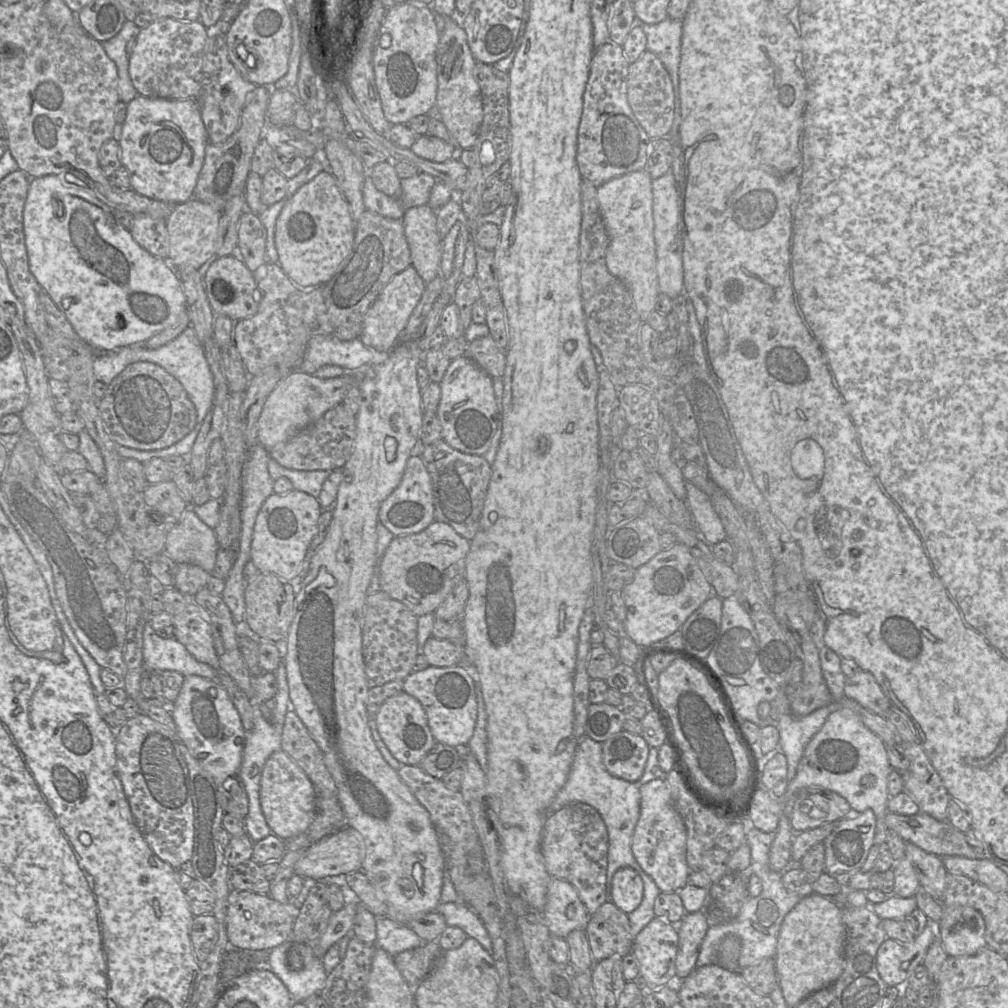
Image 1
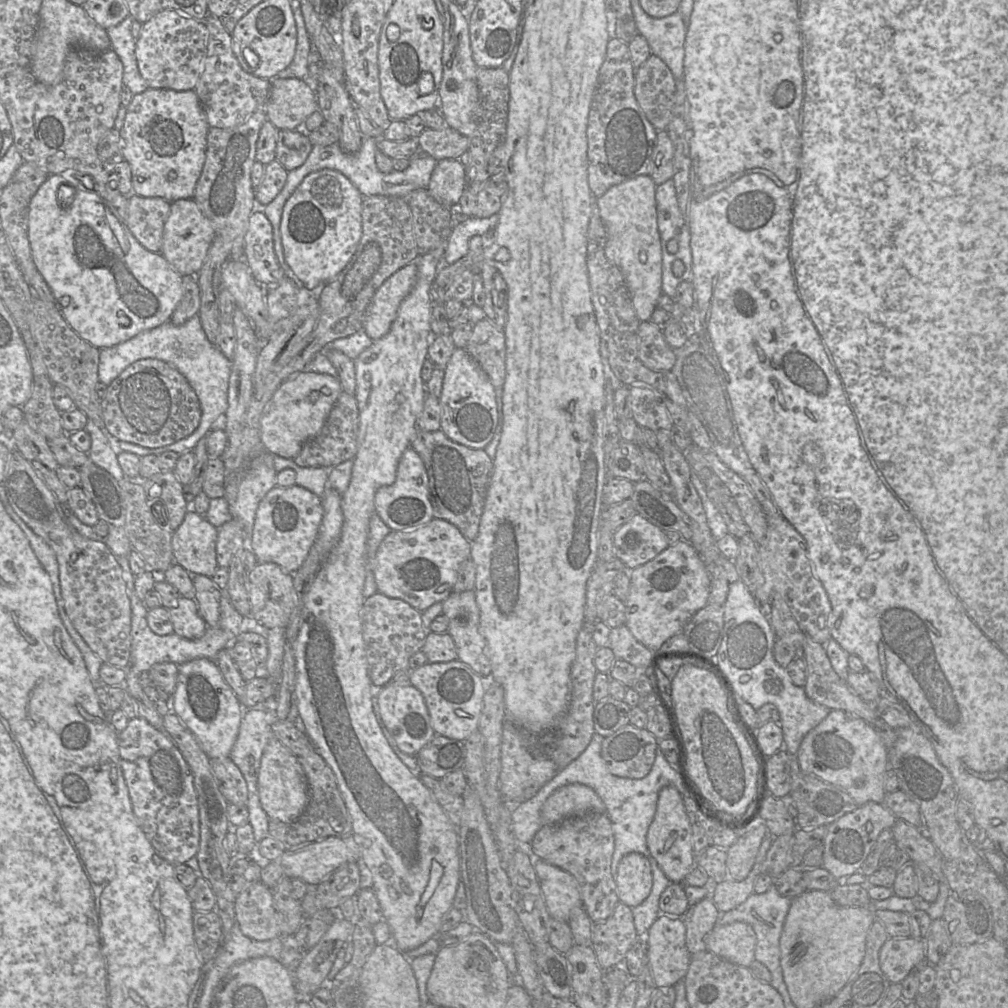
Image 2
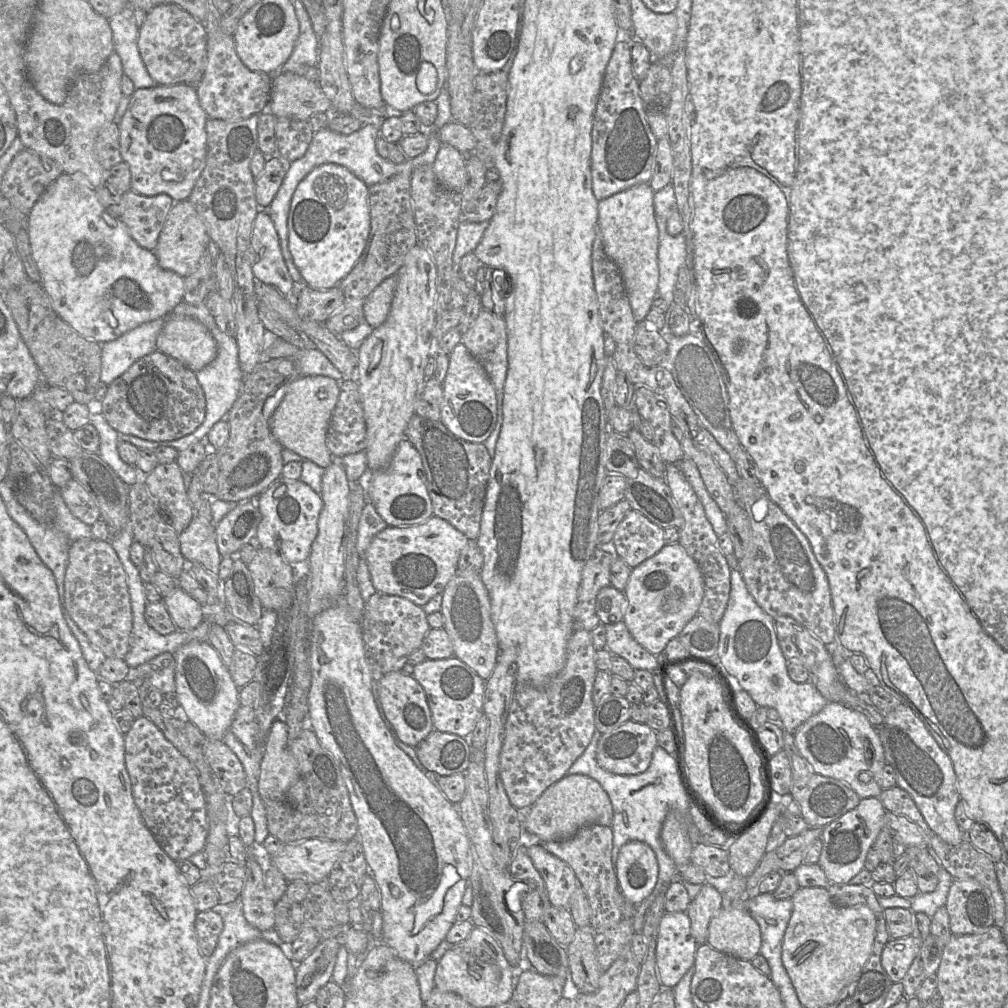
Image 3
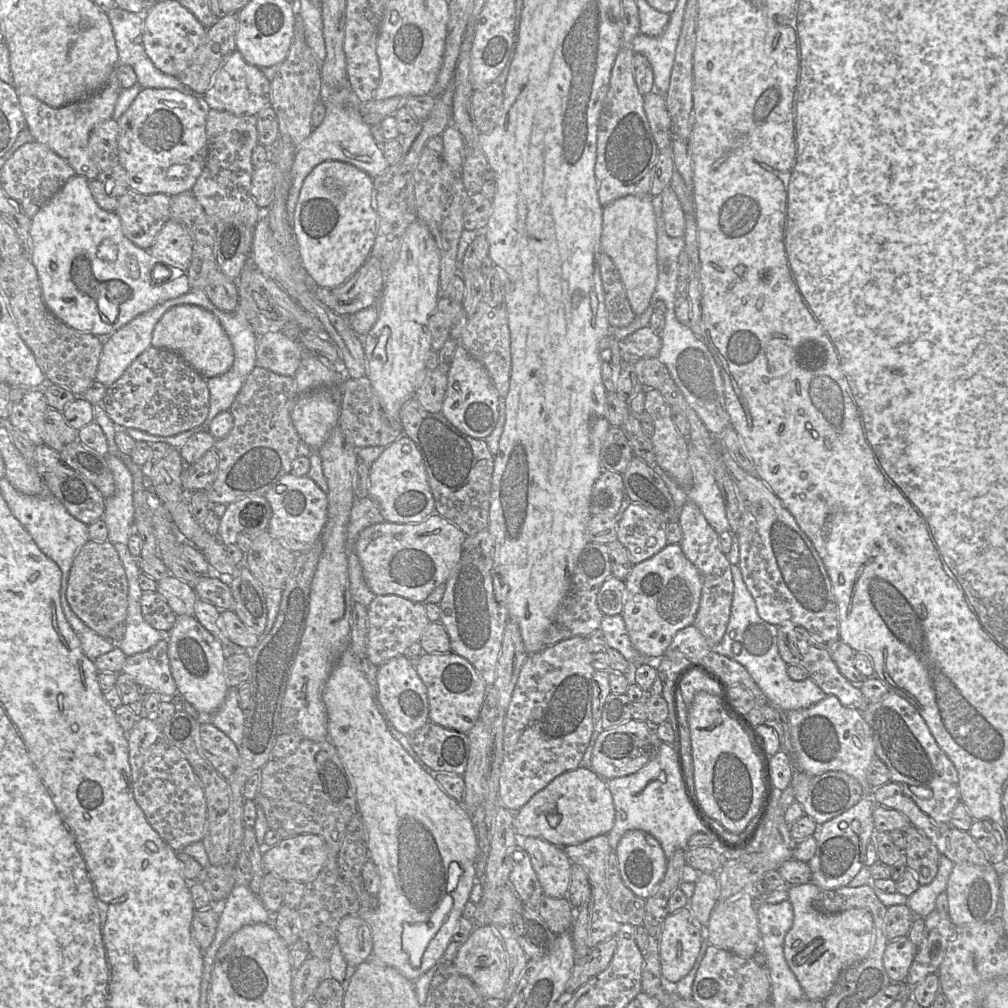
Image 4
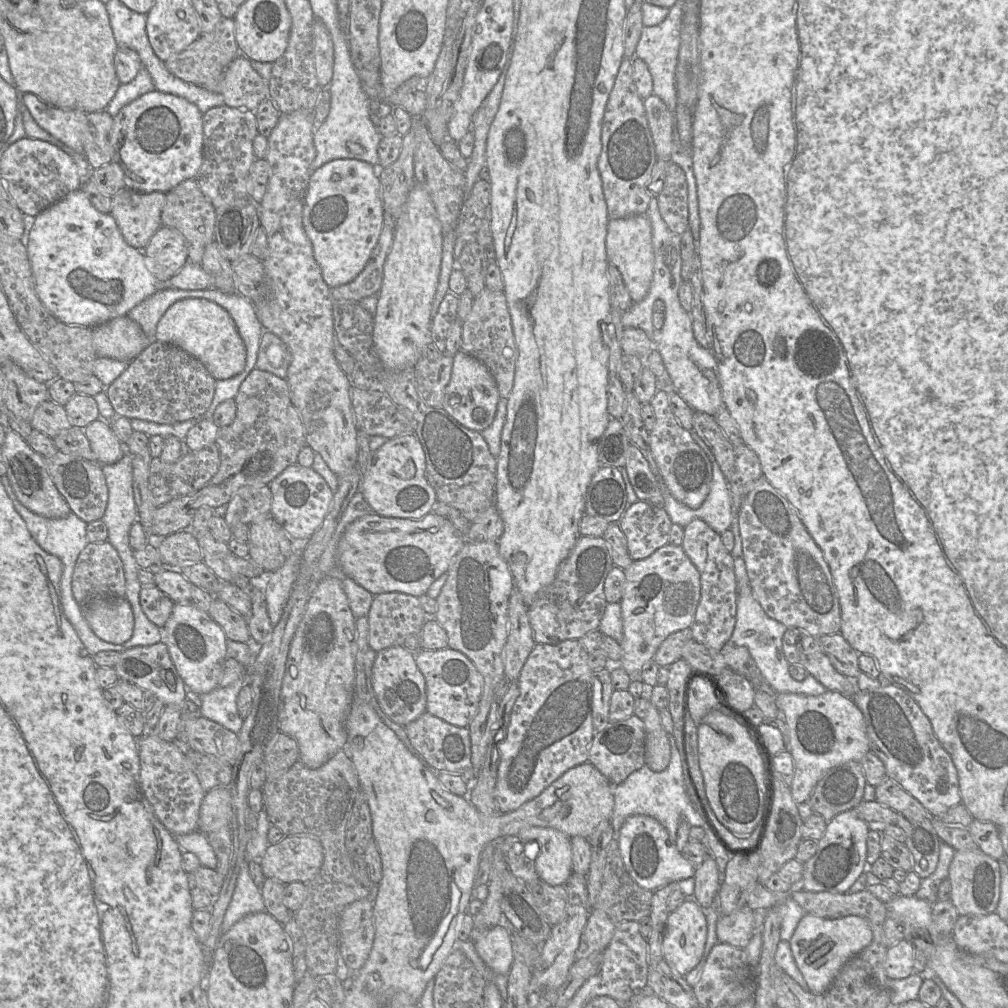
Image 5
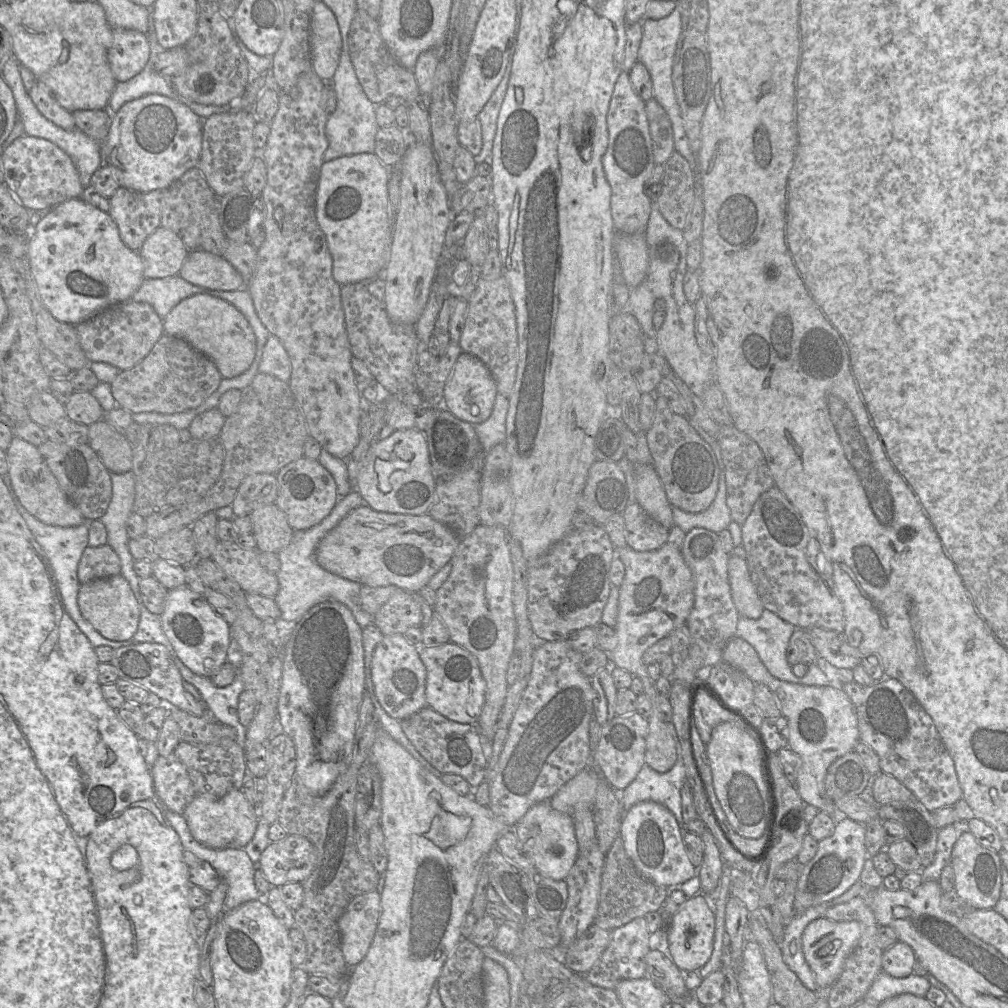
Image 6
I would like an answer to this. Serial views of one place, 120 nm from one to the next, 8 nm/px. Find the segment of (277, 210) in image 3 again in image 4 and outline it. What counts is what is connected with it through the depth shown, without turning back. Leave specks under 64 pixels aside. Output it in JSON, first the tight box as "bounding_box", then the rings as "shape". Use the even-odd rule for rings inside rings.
{"bounding_box":[286,77,391,232],"shape":[[[347,77],[347,84],[339,87],[338,89],[328,89],[328,91],[322,90],[322,100],[320,100],[320,101],[323,101],[325,106],[326,106],[325,118],[324,118],[323,122],[320,124],[319,127],[316,127],[316,128],[313,129],[311,135],[306,140],[304,140],[300,145],[296,146],[297,149],[296,149],[295,158],[294,158],[294,162],[293,162],[292,169],[291,169],[292,184],[291,184],[291,188],[289,190],[289,194],[288,194],[288,198],[287,198],[286,209],[287,209],[287,215],[288,215],[288,218],[289,218],[289,222],[290,222],[290,225],[292,227],[292,232],[293,232],[293,216],[294,216],[294,211],[295,211],[296,204],[297,204],[297,201],[298,201],[298,198],[299,198],[300,190],[301,190],[301,188],[303,186],[303,183],[304,183],[304,180],[306,179],[306,177],[310,174],[310,172],[318,164],[320,164],[320,163],[322,163],[324,161],[332,161],[332,160],[346,162],[346,163],[349,163],[349,164],[363,170],[368,175],[370,175],[372,178],[375,178],[375,177],[383,174],[388,169],[388,167],[391,166],[391,165],[389,165],[386,158],[384,157],[381,146],[379,146],[376,143],[376,141],[374,140],[374,138],[373,138],[373,135],[371,133],[371,128],[370,128],[371,126],[366,124],[364,122],[364,120],[363,120],[363,116],[362,116],[362,114],[360,112],[360,109],[359,109],[359,105],[360,105],[361,102],[358,99],[358,97],[356,96],[356,94],[354,93],[354,91],[350,88],[349,82],[348,82],[348,77]]]}

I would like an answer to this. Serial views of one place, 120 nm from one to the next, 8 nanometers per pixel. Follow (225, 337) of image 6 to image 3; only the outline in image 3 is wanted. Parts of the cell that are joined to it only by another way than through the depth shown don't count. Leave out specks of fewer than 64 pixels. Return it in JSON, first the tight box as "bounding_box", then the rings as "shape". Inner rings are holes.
{"bounding_box":[156,317,217,372],"shape":[[[189,317],[166,322],[157,336],[156,349],[194,372],[212,362],[217,353],[206,326]]]}

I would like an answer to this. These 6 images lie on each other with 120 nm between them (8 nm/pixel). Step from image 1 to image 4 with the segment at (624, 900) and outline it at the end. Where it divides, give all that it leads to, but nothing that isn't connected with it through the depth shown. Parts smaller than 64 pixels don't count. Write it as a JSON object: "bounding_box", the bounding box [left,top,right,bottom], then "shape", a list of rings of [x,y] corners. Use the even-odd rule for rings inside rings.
{"bounding_box":[616,830,668,898],"shape":[[[630,830],[620,839],[616,854],[624,884],[640,898],[651,897],[668,864],[659,841],[643,830]]]}

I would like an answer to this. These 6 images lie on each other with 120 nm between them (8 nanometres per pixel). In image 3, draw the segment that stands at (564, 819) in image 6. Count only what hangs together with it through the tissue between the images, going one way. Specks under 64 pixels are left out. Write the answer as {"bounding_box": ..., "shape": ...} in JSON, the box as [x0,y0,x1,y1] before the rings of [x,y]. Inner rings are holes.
{"bounding_box":[528,843,579,909],"shape":[[[534,843],[529,846],[528,854],[544,880],[550,904],[569,909],[570,898],[579,883],[573,869],[565,861],[545,850],[541,843]]]}

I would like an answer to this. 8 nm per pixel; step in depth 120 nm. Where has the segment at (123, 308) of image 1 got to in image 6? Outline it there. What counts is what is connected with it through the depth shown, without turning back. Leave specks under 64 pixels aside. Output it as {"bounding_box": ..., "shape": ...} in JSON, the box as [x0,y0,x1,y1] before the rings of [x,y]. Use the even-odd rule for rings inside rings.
{"bounding_box":[27,198,244,325],"shape":[[[73,198],[67,200],[63,203],[56,205],[52,209],[47,210],[45,216],[37,223],[36,226],[29,224],[29,232],[27,233],[27,235],[29,240],[28,258],[32,275],[37,284],[39,296],[43,304],[53,315],[53,317],[55,317],[61,322],[77,325],[83,321],[92,318],[106,308],[109,308],[118,303],[129,301],[133,293],[145,279],[143,271],[143,261],[140,254],[138,253],[138,251],[133,251],[124,244],[124,242],[120,238],[116,223],[114,222],[110,214],[108,212],[101,211],[100,209],[92,206],[91,204],[88,204],[81,198]],[[201,249],[190,251],[178,274],[193,285],[212,290],[244,287],[242,276],[223,255]]]}

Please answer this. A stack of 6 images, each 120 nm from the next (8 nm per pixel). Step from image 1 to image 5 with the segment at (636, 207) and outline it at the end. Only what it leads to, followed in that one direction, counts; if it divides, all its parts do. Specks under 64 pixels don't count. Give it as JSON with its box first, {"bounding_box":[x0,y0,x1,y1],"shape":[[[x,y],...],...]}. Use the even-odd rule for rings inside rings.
{"bounding_box":[605,214,654,303],"shape":[[[646,214],[610,219],[607,225],[605,248],[608,262],[619,270],[634,303],[647,295],[654,273],[651,223]]]}

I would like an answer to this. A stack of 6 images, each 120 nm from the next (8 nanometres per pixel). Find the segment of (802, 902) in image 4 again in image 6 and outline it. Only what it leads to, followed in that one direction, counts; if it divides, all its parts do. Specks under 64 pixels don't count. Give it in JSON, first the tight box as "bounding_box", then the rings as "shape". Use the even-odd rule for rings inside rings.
{"bounding_box":[802,917,861,990],"shape":[[[820,917],[806,926],[802,934],[802,950],[821,990],[828,990],[837,981],[860,937],[861,925],[857,921],[833,921]]]}

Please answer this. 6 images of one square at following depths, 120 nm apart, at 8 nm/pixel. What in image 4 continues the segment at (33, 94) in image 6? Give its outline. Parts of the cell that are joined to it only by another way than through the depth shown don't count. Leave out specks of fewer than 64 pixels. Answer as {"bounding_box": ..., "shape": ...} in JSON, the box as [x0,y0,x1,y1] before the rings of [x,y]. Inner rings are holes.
{"bounding_box":[17,67,122,180],"shape":[[[118,67],[111,75],[108,83],[98,92],[80,101],[60,107],[52,107],[35,96],[17,91],[18,100],[26,122],[26,129],[33,140],[52,149],[73,167],[75,175],[88,180],[97,179],[100,172],[90,154],[89,139],[94,127],[113,118],[116,103],[122,87],[118,78]]]}

